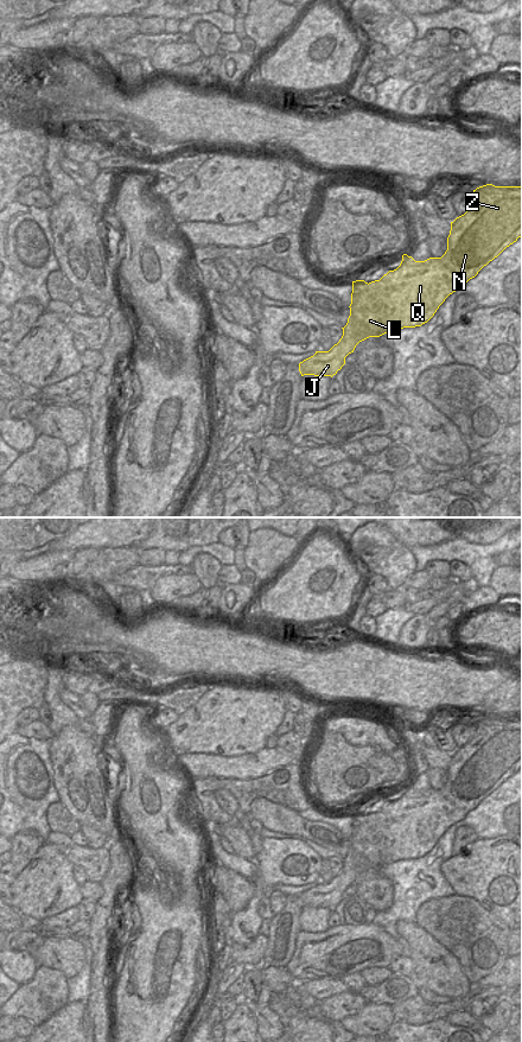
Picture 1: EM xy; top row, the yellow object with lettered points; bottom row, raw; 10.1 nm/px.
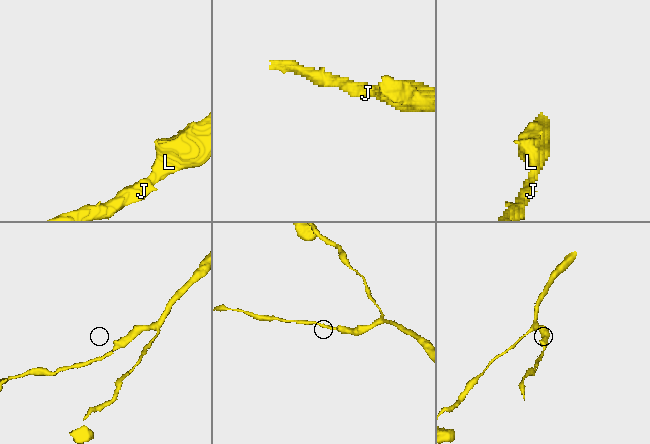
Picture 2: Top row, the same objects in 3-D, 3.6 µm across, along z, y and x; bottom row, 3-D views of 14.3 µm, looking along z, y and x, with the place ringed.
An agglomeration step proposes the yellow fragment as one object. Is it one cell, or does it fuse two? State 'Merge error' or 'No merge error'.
No merge error.

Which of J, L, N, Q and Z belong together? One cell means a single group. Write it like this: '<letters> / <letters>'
J L N Q Z

